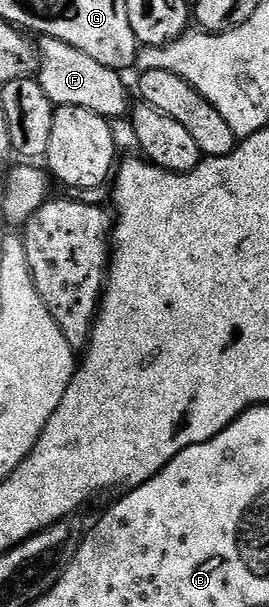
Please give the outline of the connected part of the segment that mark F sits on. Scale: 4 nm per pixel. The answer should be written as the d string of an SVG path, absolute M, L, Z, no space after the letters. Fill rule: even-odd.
M41 38L38 54L38 82L42 85L42 93L46 93L56 107L90 109L109 121L117 121L129 114L128 87L121 72L94 61L94 57L86 57L82 49L74 49L74 45L66 45L57 39Z

